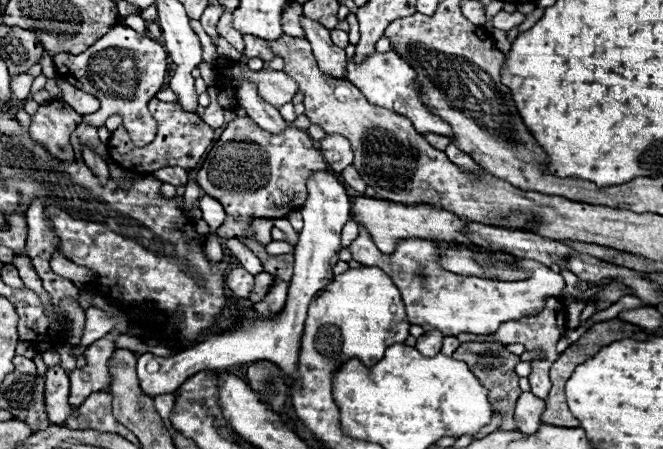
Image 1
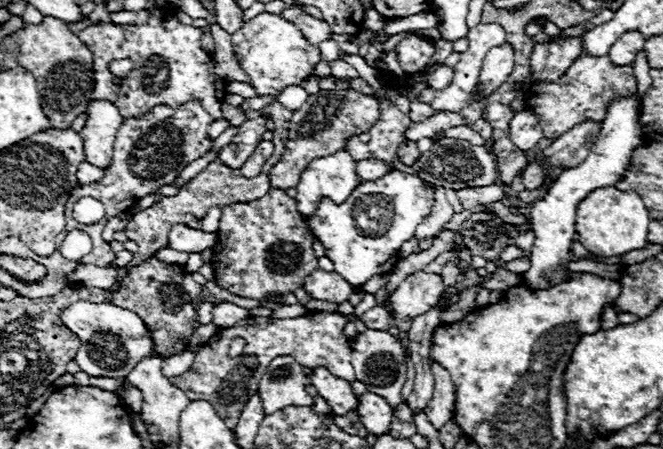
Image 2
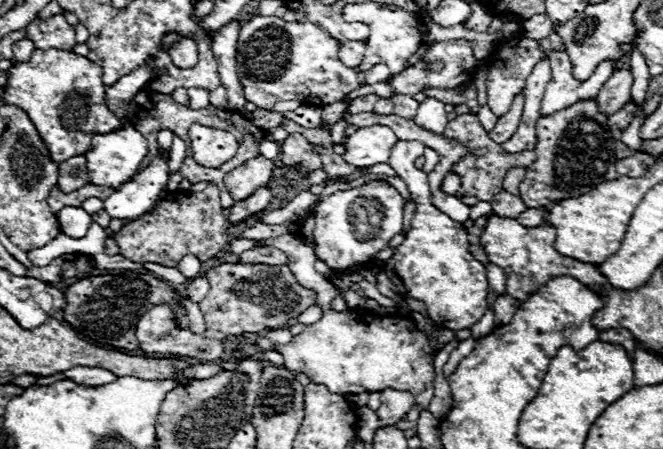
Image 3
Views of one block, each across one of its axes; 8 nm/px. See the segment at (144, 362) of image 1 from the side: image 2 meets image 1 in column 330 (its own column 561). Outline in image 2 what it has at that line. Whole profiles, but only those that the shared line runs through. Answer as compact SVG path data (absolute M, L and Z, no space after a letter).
M638 94L630 96L620 96L610 102L606 108L606 116L602 120L602 128L596 140L596 148L592 148L590 156L580 164L580 168L568 168L562 170L548 194L534 202L530 208L530 222L534 228L534 246L530 248L530 260L532 268L524 272L524 282L536 290L550 288L554 284L560 284L562 280L568 278L568 272L556 272L566 268L570 262L570 252L572 252L572 238L576 234L576 208L578 202L590 194L594 188L604 188L604 186L614 186L616 180L628 170L630 156L636 146L642 146L642 128L640 128L640 98Z

